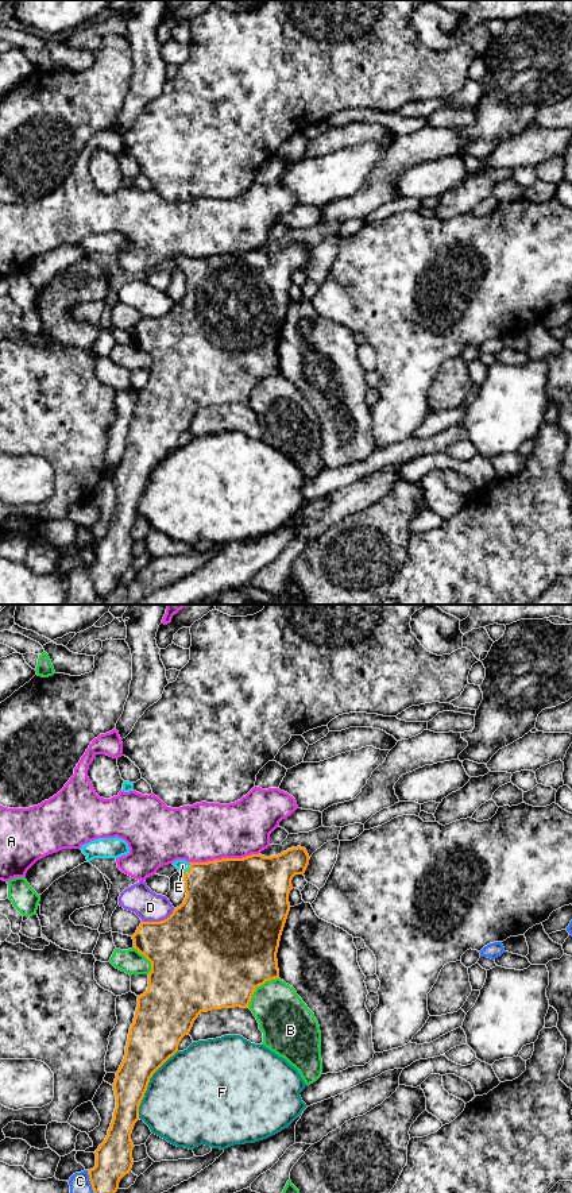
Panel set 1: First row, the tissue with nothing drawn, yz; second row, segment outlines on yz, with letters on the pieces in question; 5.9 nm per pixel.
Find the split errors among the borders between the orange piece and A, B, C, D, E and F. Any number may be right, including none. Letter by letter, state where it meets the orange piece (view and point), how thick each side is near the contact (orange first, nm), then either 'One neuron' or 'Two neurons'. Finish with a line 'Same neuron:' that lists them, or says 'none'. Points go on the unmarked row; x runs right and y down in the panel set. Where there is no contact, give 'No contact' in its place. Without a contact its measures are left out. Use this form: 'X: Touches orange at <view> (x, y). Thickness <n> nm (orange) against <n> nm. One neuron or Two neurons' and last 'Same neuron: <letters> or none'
A: Touches orange at yz (223, 254). Thickness 500 nm (orange) against 360 nm. Two neurons
B: Touches orange at yz (258, 381). Thickness 500 nm (orange) against 300 nm. Two neurons
C: Touches orange at yz (91, 579). Thickness 220 nm (orange) against 160 nm. Two neurons
D: Touches orange at yz (158, 317). Thickness 480 nm (orange) against 180 nm. Two neurons
E: Touches orange at yz (189, 265). Thickness 440 nm (orange) against 70 nm. One neuron
F: Touches orange at yz (147, 479). Thickness 280 nm (orange) against 500 nm. Two neurons
Same neuron: E

